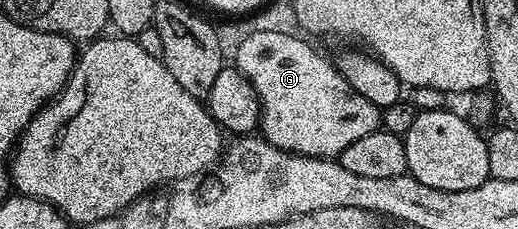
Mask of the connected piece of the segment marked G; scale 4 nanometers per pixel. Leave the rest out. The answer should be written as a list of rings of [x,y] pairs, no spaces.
[[[257,29],[238,43],[235,68],[249,80],[261,104],[260,136],[288,153],[337,159],[344,149],[351,147],[351,143],[382,128],[381,110],[363,99],[363,95],[359,95],[359,91],[347,83],[340,68],[334,62],[332,65],[319,50],[312,49],[304,36],[301,37],[284,33],[281,29]]]

